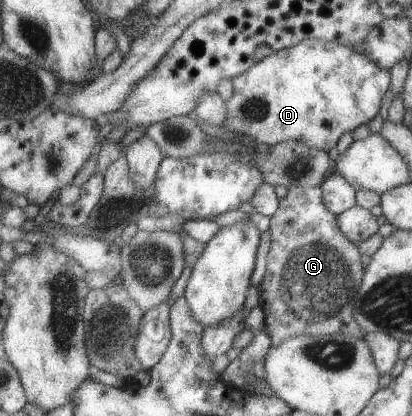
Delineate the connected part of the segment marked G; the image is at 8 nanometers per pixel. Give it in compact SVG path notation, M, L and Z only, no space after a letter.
M321 186L288 188L287 196L279 200L279 208L274 212L269 226L272 236L270 252L267 256L266 272L258 286L259 304L264 309L266 326L270 332L270 350L280 346L282 340L292 336L326 336L343 334L362 339L364 330L354 320L353 301L362 284L366 268L362 265L362 255L357 243L348 240L338 228L335 214L332 214L322 200Z

